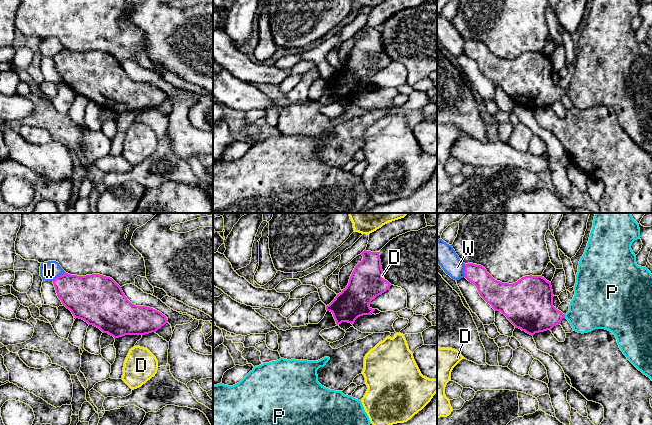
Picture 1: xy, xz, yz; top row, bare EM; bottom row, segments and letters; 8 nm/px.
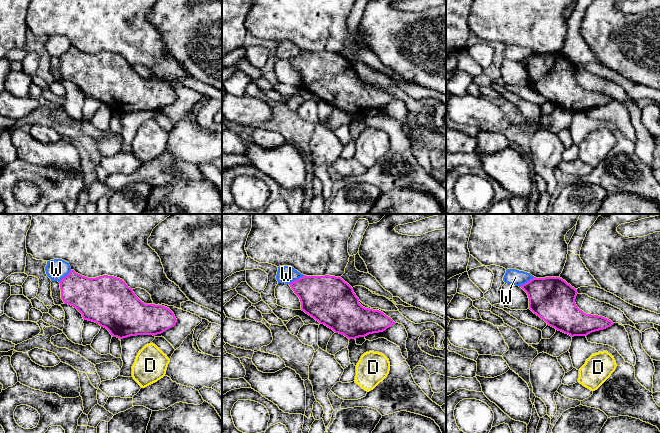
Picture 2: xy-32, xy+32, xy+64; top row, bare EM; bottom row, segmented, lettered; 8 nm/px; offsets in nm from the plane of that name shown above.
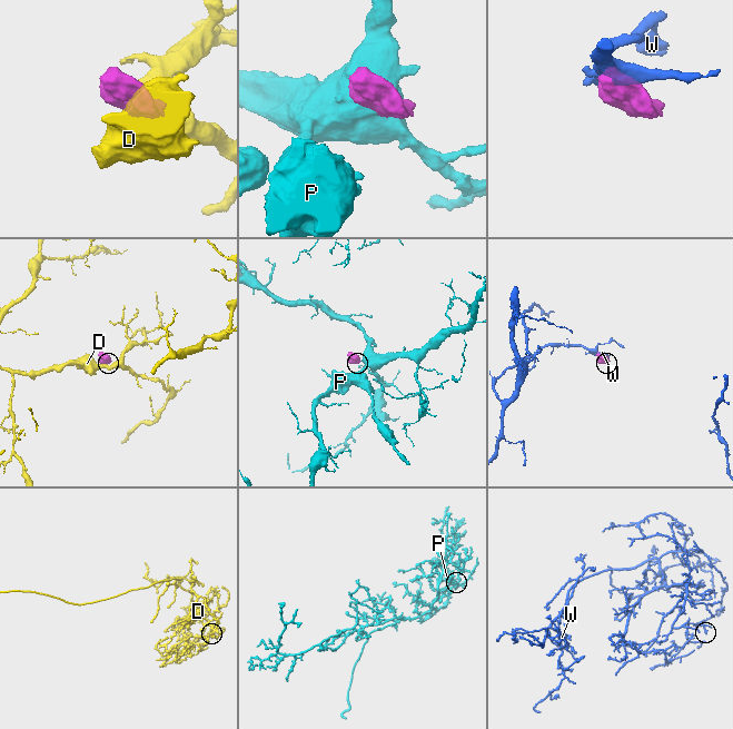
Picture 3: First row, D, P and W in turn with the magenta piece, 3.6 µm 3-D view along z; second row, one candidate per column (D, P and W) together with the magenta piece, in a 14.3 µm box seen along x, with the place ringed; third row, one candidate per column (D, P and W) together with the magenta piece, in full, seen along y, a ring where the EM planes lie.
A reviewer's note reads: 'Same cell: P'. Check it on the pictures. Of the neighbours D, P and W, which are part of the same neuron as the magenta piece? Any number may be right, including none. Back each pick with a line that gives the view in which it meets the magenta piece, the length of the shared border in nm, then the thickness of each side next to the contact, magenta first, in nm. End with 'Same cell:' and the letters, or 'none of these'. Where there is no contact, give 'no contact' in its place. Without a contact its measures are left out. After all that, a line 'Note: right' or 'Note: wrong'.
P: yz | 30 nm | 320/360 nm
Same cell: P
Note: right

